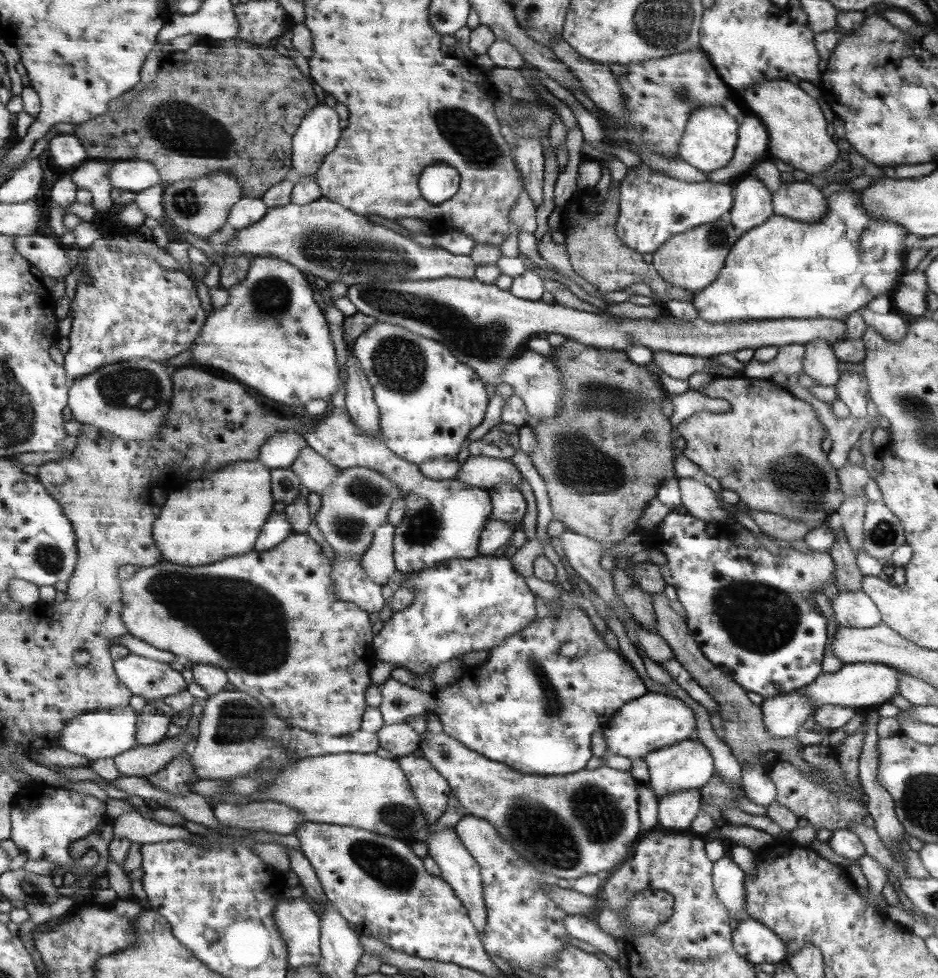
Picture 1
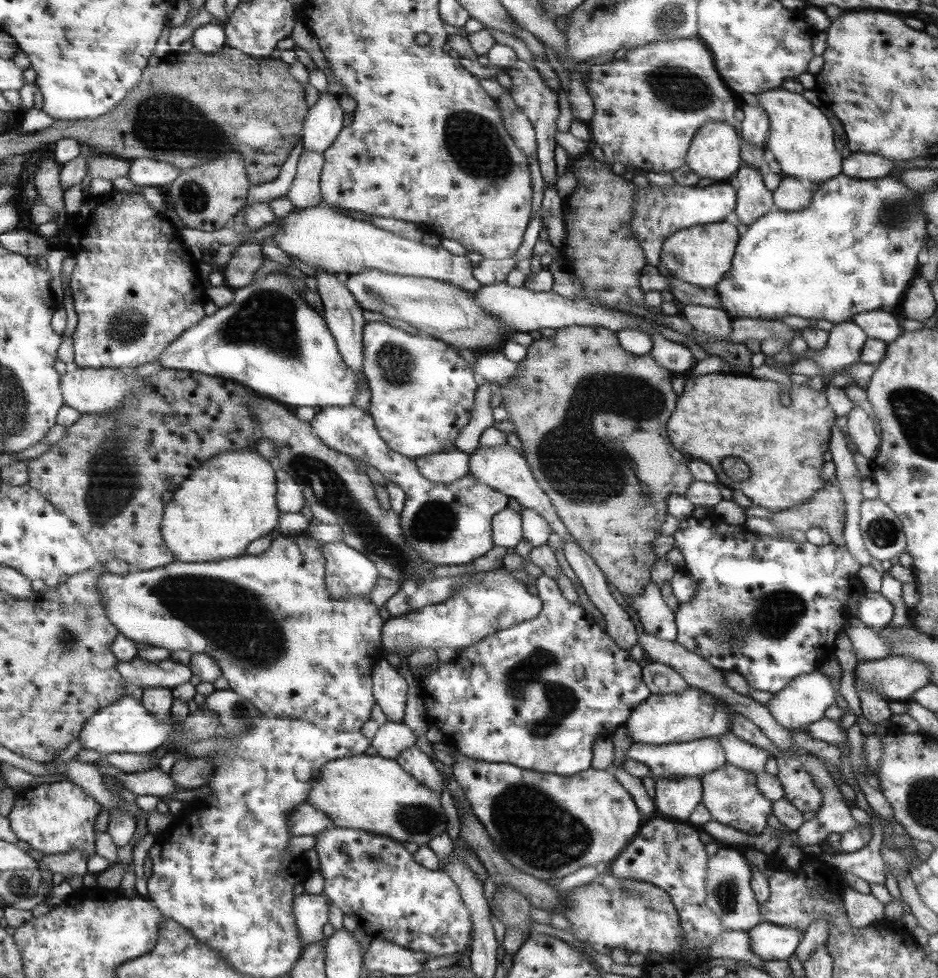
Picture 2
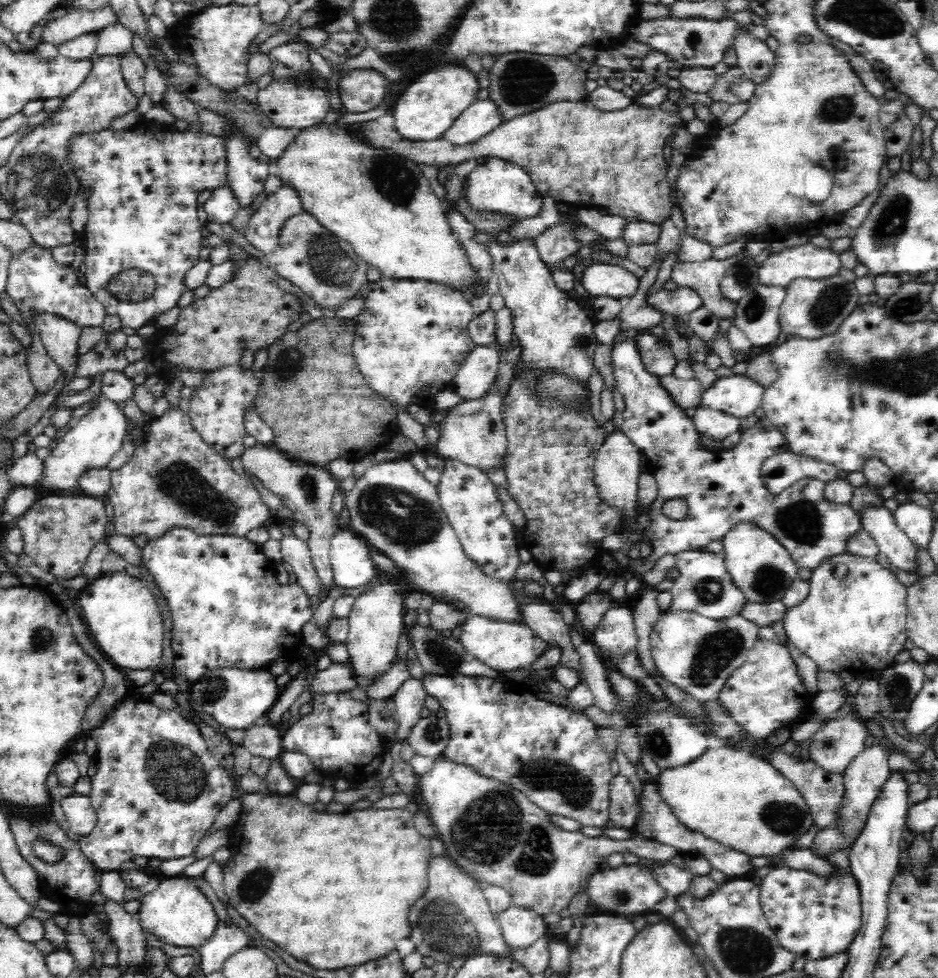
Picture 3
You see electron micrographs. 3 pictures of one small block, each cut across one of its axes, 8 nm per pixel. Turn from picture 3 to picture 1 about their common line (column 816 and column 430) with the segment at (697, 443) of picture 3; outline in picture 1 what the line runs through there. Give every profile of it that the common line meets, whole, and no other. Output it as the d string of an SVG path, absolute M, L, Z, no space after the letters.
M336 407L320 418L303 434L303 438L306 446L315 449L321 457L328 458L337 470L355 466L369 468L397 484L405 512L392 538L393 570L408 573L436 566L444 560L479 556L480 533L491 518L492 498L489 489L469 487L451 478L429 480L421 476L416 465L395 456L381 440L360 434L352 426L348 414Z

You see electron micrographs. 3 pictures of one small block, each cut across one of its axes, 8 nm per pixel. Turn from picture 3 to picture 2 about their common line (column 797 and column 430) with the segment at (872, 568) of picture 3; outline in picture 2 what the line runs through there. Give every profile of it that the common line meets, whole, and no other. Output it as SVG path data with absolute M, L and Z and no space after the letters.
M494 568L487 572L475 571L465 575L467 575L465 582L442 604L425 606L417 611L409 612L407 616L390 616L385 621L383 632L381 632L382 658L386 658L388 654L399 656L399 653L405 653L407 649L409 649L409 654L411 654L419 647L433 649L433 651L439 652L442 656L450 655L462 648L469 647L469 645L485 638L485 636L512 627L517 623L535 619L542 610L540 598L527 592L526 586L519 584L518 580L513 578L505 568Z

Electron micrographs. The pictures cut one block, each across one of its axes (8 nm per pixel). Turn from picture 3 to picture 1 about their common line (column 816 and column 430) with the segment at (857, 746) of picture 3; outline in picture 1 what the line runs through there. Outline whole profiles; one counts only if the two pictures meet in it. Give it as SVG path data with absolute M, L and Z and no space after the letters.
M427 729L419 736L416 754L424 756L449 781L449 788L464 808L465 814L489 821L512 844L513 850L519 856L535 865L538 871L553 874L563 884L581 876L616 869L619 864L624 863L638 842L636 786L639 782L627 771L601 765L593 770L581 769L568 775L527 775L473 752L443 731L432 734Z

